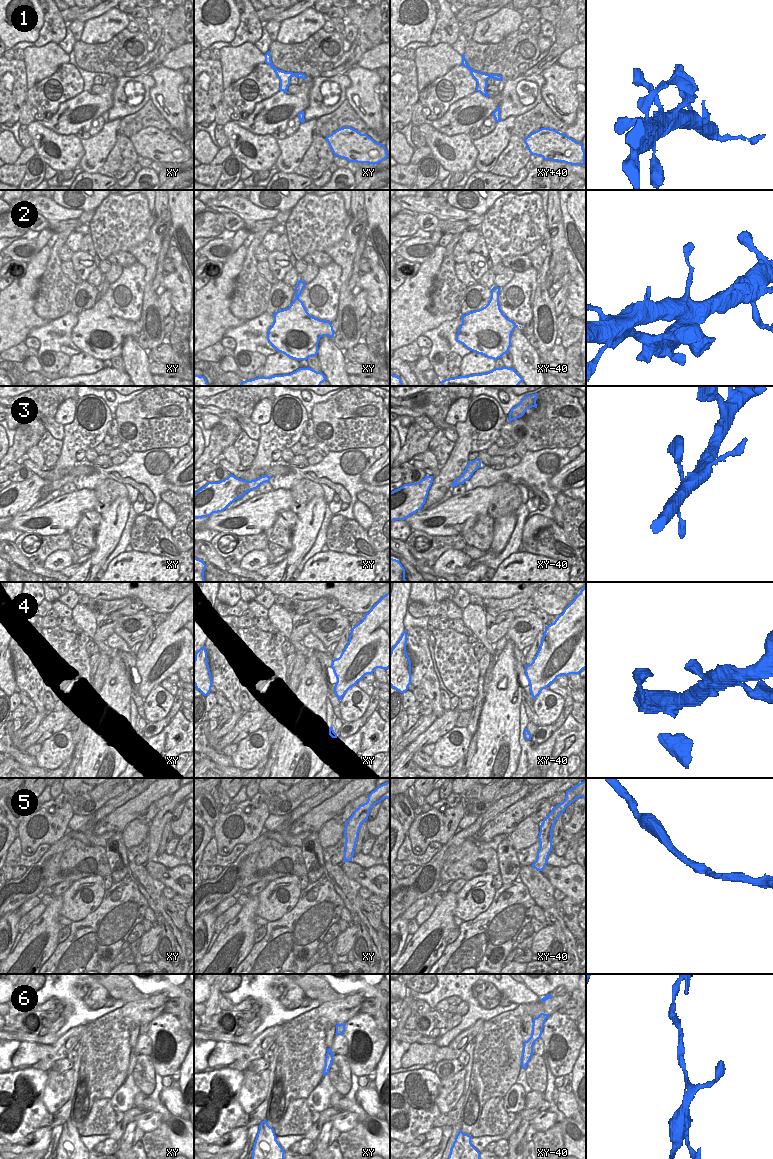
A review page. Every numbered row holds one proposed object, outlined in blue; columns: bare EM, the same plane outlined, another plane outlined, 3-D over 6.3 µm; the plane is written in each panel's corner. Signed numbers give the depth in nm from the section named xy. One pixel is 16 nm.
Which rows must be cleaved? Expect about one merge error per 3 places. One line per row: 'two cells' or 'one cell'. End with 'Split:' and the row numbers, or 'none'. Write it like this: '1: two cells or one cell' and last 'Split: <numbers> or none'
1: two cells
2: one cell
3: one cell
4: one cell
5: one cell
6: two cells
Split: 1, 6

